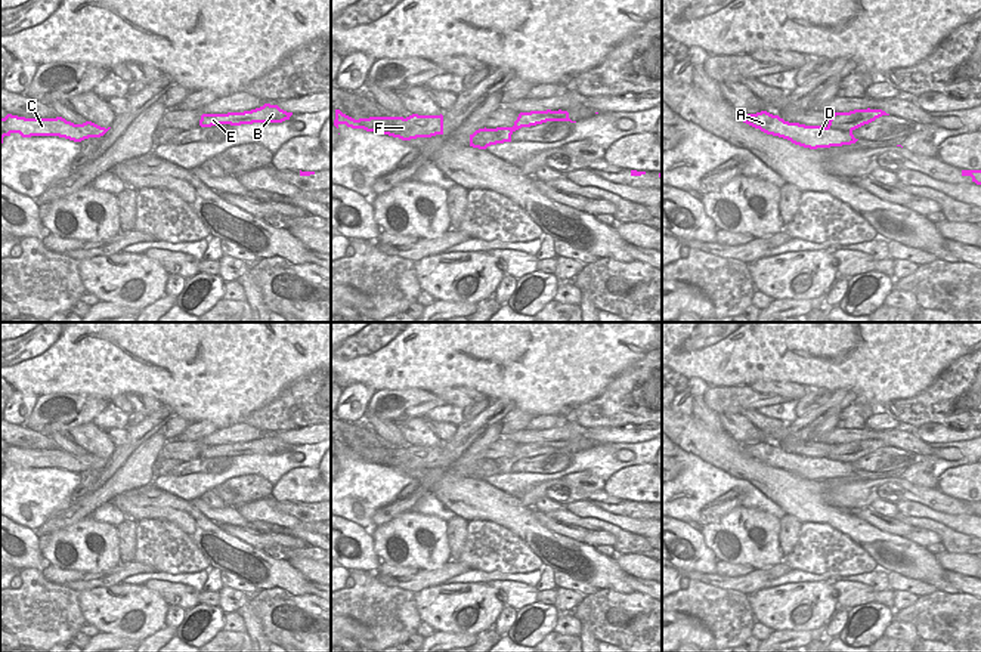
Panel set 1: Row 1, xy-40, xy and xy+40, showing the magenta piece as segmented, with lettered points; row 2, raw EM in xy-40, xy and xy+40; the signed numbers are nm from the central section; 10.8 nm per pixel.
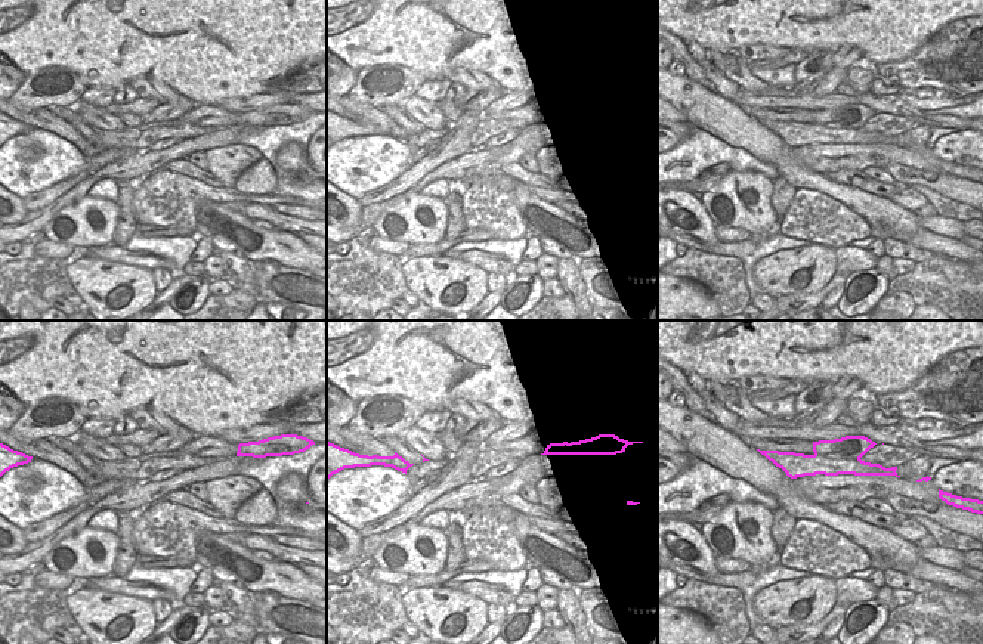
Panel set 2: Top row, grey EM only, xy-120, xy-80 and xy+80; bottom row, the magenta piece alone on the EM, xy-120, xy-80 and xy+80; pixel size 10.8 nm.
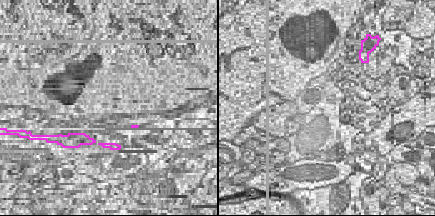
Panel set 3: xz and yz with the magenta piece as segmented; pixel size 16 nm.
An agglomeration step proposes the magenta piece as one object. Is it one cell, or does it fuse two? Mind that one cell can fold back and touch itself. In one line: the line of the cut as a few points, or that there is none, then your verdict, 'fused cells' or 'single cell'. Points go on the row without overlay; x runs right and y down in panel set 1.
xy+40 (828, 457), (851, 463) | fused cells

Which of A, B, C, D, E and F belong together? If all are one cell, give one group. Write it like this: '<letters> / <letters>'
A C D F / B E

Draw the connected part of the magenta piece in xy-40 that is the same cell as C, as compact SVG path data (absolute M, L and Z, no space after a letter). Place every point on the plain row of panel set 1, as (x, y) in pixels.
M7 445L0 449L0 476L4 467L19 464L22 469L31 467L59 467L74 473L81 473L89 469L100 469L111 458L105 460L92 452L74 455L62 448L56 449L25 449Z

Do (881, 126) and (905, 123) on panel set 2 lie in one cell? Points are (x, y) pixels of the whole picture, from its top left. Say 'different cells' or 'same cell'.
same cell

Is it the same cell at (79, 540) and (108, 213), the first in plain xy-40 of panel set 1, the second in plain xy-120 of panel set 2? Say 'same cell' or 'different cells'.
same cell

